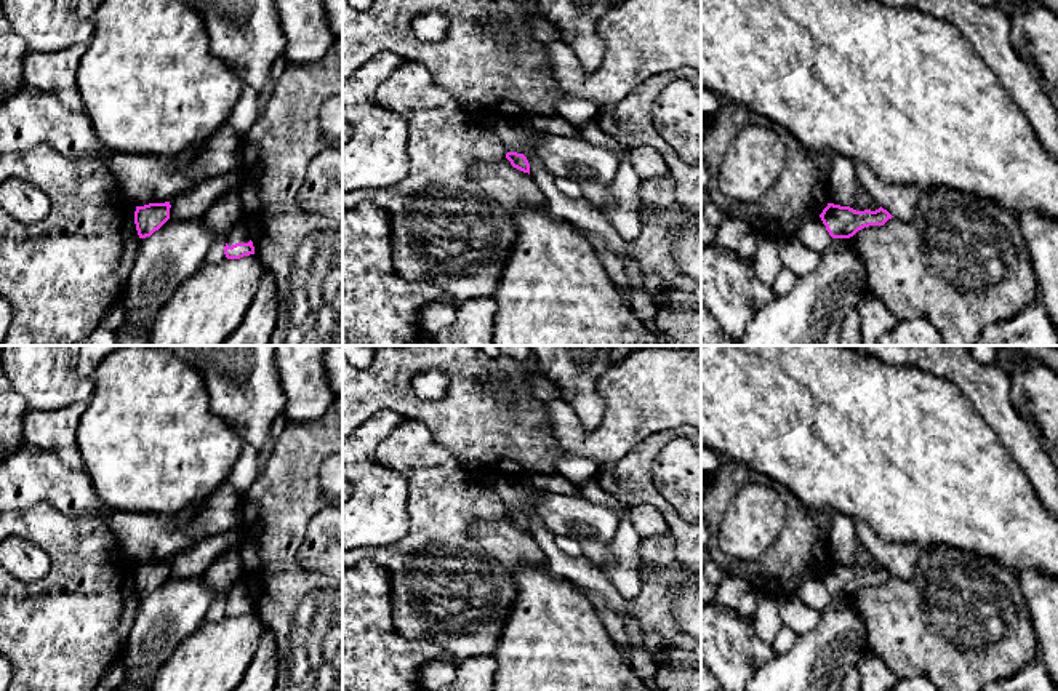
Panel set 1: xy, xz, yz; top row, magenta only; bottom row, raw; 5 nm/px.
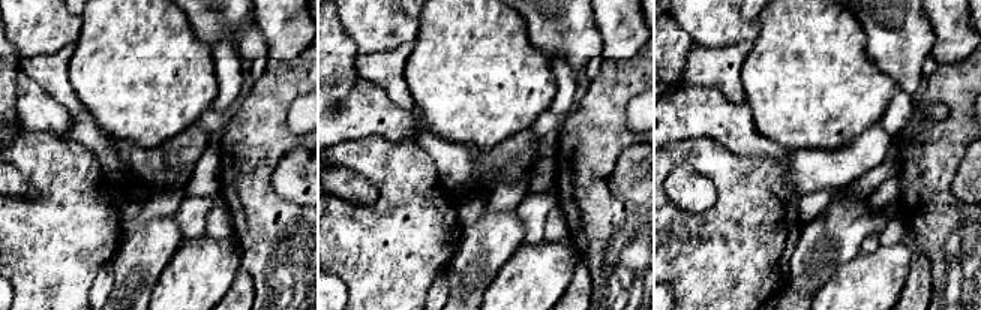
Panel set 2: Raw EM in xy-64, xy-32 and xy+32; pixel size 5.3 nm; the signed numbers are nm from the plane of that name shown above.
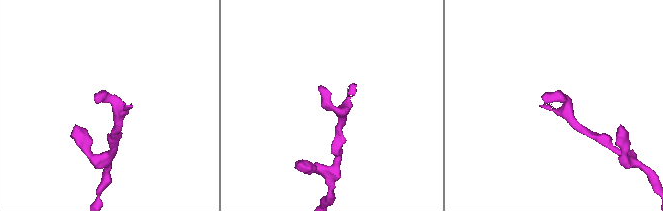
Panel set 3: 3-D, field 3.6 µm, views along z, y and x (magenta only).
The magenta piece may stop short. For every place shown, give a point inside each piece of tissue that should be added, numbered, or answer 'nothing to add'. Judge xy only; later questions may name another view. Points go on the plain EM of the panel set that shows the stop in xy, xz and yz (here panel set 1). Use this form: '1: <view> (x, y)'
1: xy (237, 592)

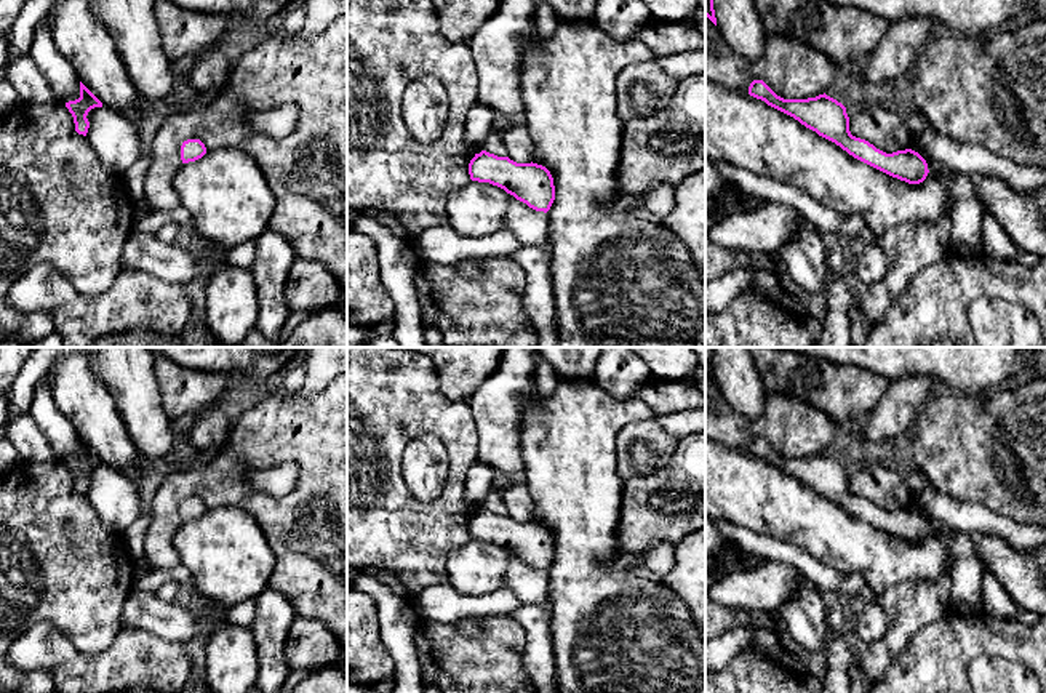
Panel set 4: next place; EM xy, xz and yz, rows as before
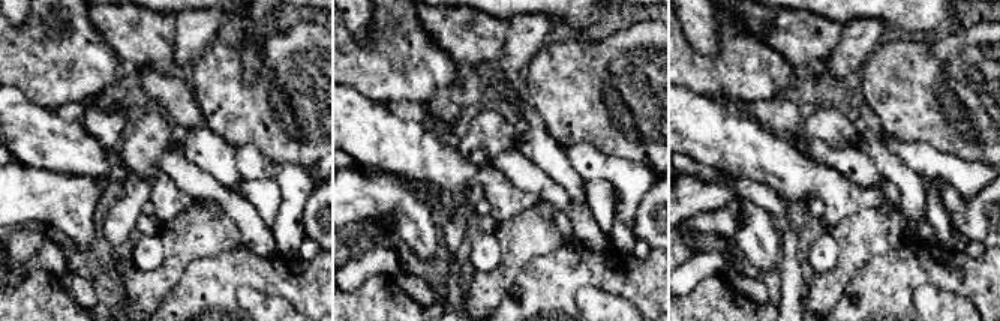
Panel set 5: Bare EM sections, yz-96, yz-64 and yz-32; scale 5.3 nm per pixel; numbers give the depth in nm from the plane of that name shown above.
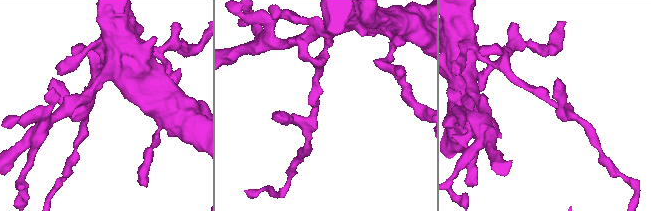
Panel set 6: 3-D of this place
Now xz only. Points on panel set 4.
nothing to add

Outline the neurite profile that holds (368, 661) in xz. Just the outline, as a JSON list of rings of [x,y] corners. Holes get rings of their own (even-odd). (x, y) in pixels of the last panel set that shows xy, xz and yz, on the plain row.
[[[347,587],[347,683],[373,685],[395,675],[395,663],[379,634],[376,600]]]

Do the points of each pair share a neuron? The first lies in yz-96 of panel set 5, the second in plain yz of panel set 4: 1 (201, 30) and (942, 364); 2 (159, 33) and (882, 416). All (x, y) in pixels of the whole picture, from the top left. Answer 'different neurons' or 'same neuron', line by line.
1: different neurons
2: different neurons

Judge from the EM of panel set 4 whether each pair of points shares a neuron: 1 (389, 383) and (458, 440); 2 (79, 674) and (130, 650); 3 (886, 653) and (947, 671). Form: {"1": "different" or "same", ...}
{"1": "same", "2": "same", "3": "different"}

